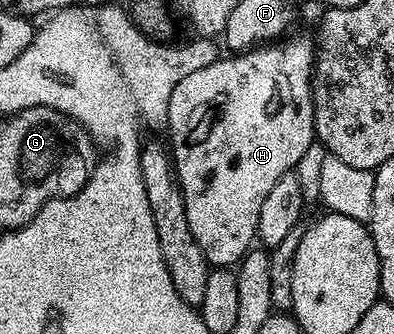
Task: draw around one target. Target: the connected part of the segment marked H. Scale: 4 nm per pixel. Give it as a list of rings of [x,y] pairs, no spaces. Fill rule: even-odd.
[[[297,36],[285,45],[281,42],[263,43],[240,54],[229,54],[226,58],[217,59],[213,65],[204,66],[193,74],[188,74],[172,91],[167,132],[169,132],[168,147],[171,149],[173,167],[177,173],[177,183],[185,199],[187,210],[187,226],[191,226],[191,234],[195,242],[199,242],[199,250],[203,250],[206,260],[213,266],[233,266],[240,261],[246,252],[254,247],[259,222],[259,210],[263,206],[263,198],[267,198],[271,186],[283,178],[283,174],[294,171],[297,163],[309,152],[309,147],[315,144],[313,130],[313,61],[315,59],[315,44],[312,39]]]

